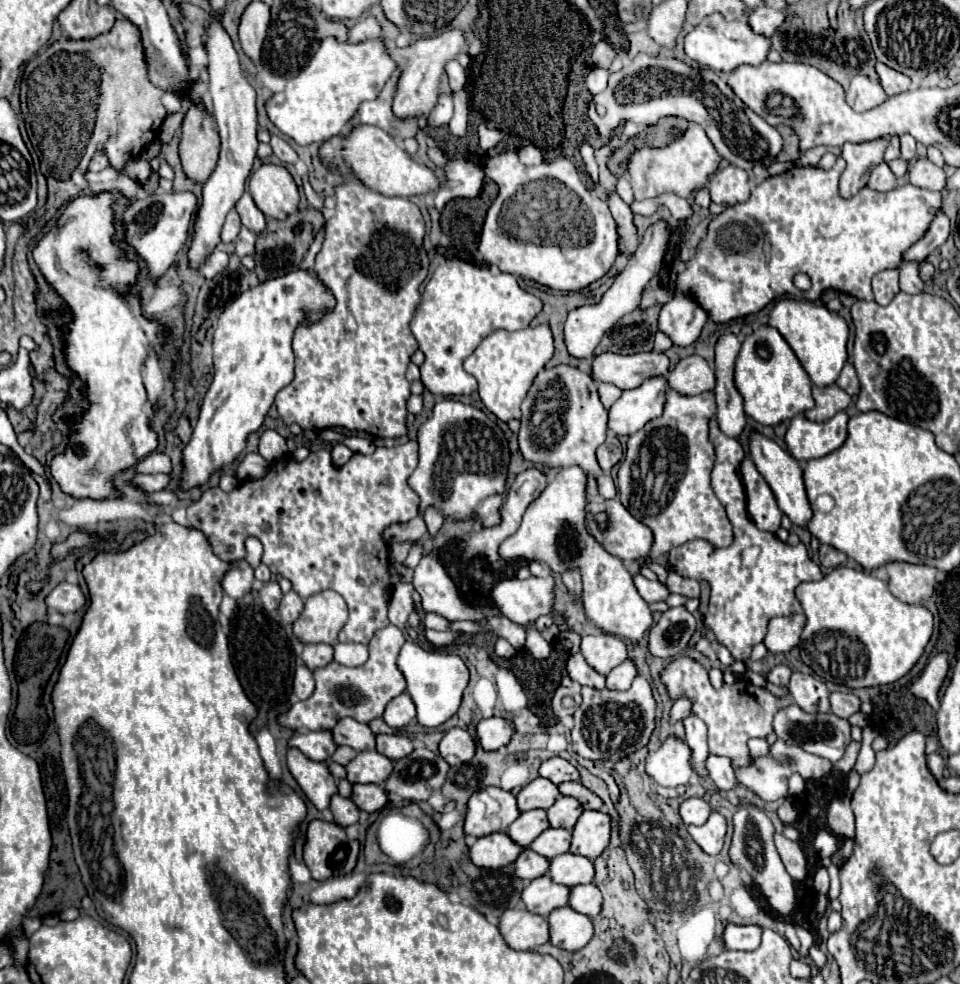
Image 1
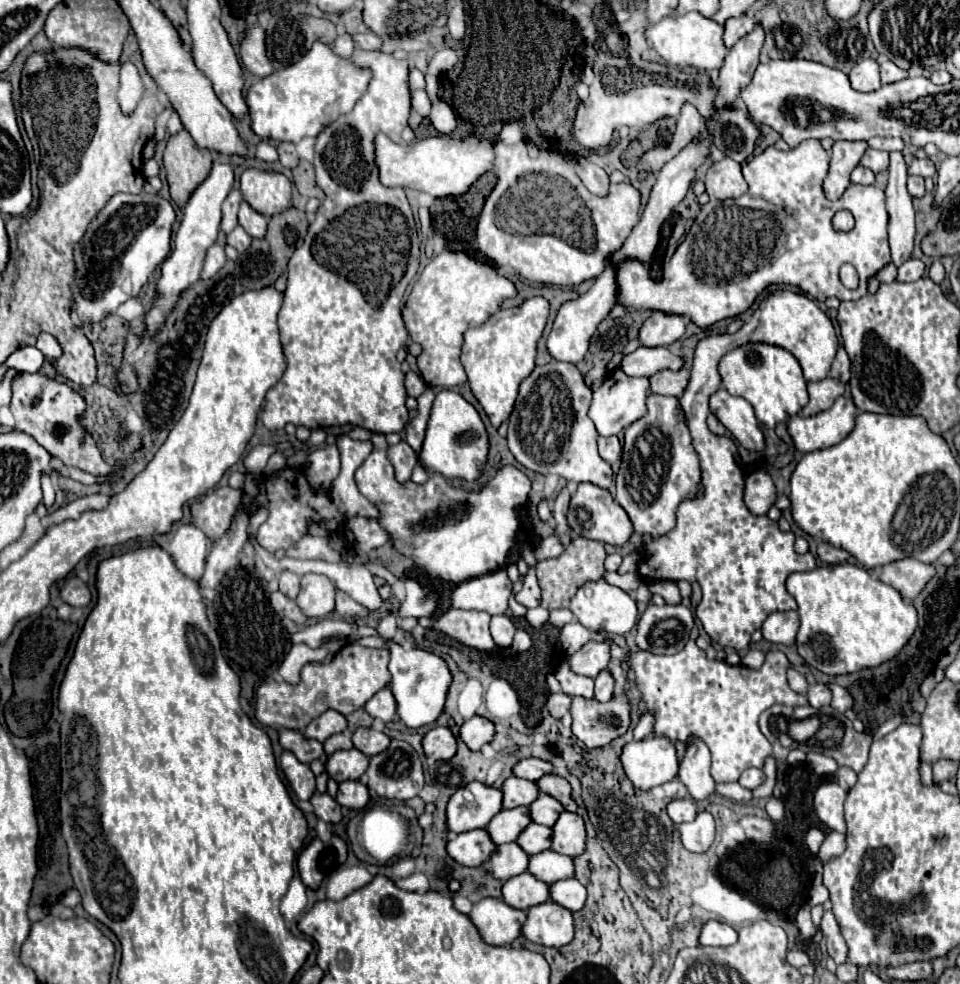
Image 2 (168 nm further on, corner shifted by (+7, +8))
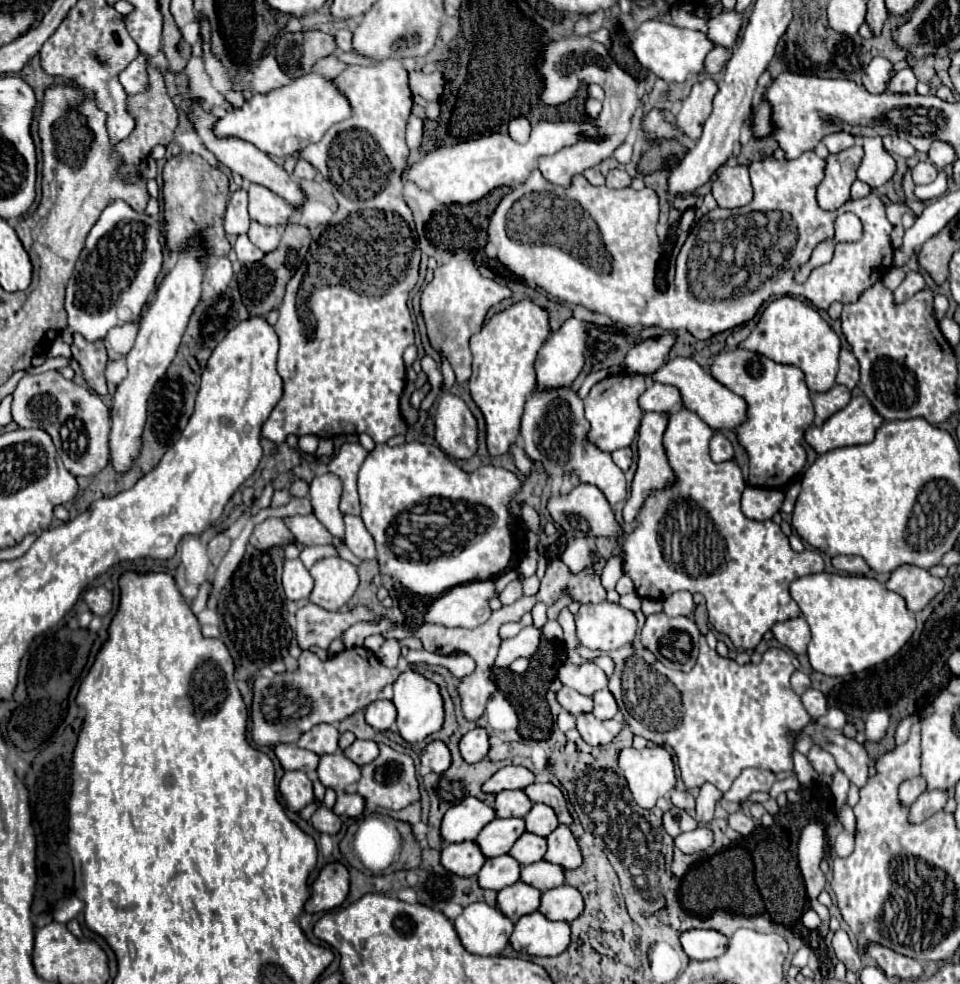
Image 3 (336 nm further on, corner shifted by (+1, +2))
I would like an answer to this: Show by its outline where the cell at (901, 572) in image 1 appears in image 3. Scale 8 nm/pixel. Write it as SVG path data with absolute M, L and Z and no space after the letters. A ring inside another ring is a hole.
M907 564L893 570L885 586L901 594L911 612L919 612L943 590L943 580L931 576L923 568Z

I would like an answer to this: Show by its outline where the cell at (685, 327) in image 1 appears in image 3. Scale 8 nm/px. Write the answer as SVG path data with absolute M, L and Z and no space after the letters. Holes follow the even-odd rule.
M667 332L657 340L645 340L637 346L633 346L625 356L625 370L629 376L649 376L657 372L667 358L669 348L675 344L675 334Z

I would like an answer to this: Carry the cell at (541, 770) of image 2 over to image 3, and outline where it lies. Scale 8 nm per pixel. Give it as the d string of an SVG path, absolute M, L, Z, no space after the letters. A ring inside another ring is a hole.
M505 766L497 770L487 782L483 782L481 790L487 794L499 794L501 790L515 790L527 788L535 782L535 774L523 766Z

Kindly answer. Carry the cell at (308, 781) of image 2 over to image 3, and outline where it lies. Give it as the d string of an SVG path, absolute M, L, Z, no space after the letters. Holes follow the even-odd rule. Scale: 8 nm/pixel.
M285 772L279 782L279 794L291 812L299 812L313 802L313 784L305 772Z

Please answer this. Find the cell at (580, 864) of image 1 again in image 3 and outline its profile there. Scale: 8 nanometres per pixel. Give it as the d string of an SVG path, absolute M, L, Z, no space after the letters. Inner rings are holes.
M539 860L535 864L521 868L521 882L545 892L545 890L561 886L565 882L565 874L561 866Z

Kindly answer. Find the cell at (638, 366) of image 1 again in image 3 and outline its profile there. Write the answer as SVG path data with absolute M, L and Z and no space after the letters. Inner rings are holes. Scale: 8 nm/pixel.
M675 358L675 360L669 360L667 364L663 364L649 378L655 380L655 382L661 382L661 384L675 386L679 390L679 394L681 394L683 404L691 412L695 412L713 430L719 430L719 428L735 430L735 426L739 426L747 418L747 404L743 402L743 398L739 398L737 394L731 394L731 390L727 390L723 384L715 382L715 378L711 378L711 374L707 374L707 370L703 370L691 358Z

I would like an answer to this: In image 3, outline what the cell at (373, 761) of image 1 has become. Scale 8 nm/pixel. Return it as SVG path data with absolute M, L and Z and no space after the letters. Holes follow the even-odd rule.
M343 752L325 754L319 760L317 776L325 788L333 788L335 792L345 790L345 786L355 784L359 780L359 766L355 766Z

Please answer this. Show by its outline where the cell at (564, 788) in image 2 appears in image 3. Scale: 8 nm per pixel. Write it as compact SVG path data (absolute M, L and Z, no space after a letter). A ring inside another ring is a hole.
M535 782L535 784L527 786L523 792L529 796L531 802L543 802L543 804L551 806L551 808L555 810L557 820L559 820L561 824L567 824L567 826L571 824L571 814L569 814L569 810L567 810L565 798L563 798L563 794L561 794L561 790L559 790L557 786L553 786L551 782L545 782L545 784Z

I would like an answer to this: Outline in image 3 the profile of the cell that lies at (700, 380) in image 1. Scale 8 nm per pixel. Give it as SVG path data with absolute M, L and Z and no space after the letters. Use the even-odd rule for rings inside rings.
M651 384L639 398L639 406L643 412L659 412L659 414L669 414L671 410L677 410L681 406L679 390L675 386L667 384Z

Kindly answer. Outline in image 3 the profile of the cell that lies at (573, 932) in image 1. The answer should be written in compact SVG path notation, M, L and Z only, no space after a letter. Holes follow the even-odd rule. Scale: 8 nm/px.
M539 912L521 916L515 922L509 944L513 950L529 956L557 956L567 950L571 930L567 922L551 922Z

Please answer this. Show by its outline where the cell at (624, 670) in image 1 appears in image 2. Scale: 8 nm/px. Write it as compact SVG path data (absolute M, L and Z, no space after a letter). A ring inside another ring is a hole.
M601 670L595 678L595 698L597 700L609 700L609 696L613 694L613 676L609 670Z

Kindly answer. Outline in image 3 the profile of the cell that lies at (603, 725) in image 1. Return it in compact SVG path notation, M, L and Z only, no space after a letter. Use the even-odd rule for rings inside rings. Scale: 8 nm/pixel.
M581 714L576 717L576 729L587 744L597 746L597 744L609 744L619 734L621 724L617 720L599 722L593 714Z

